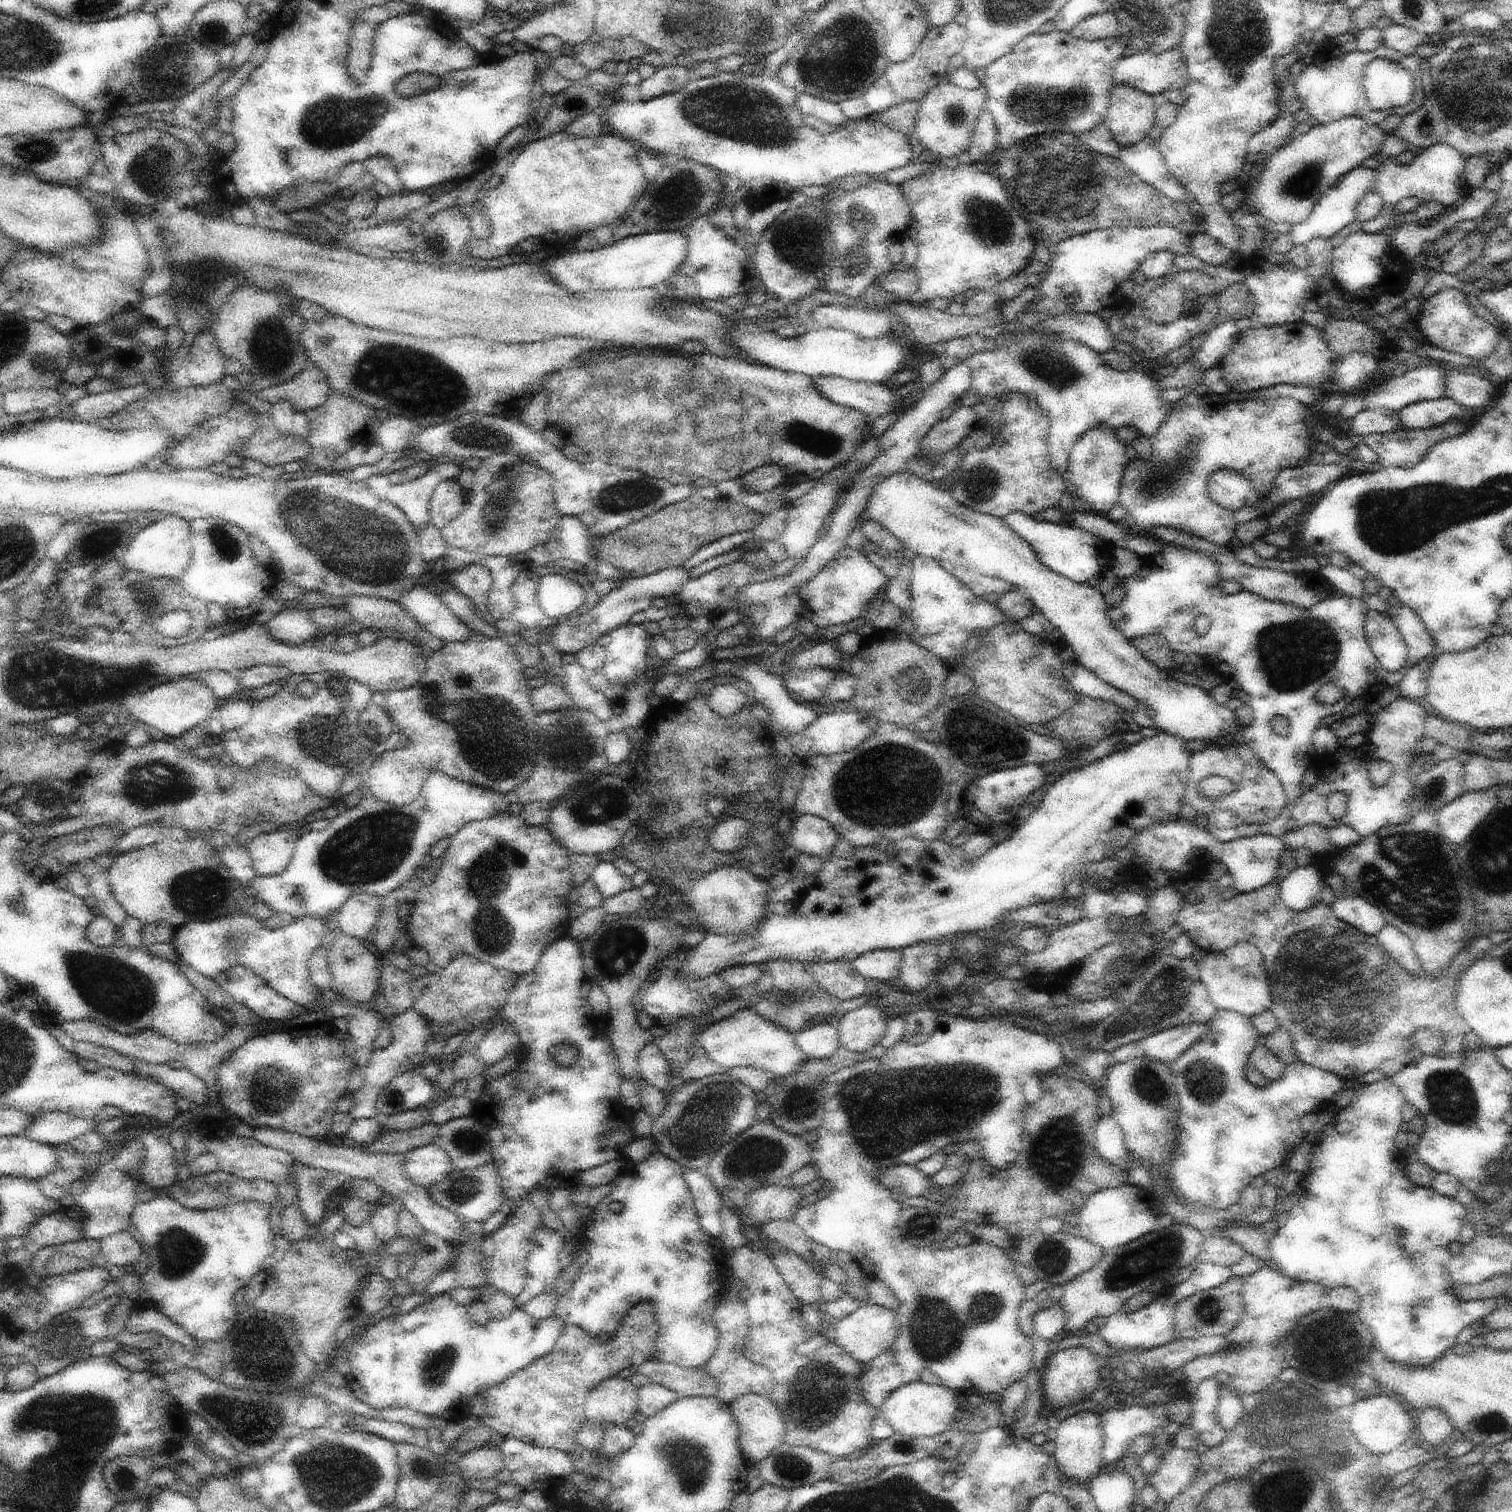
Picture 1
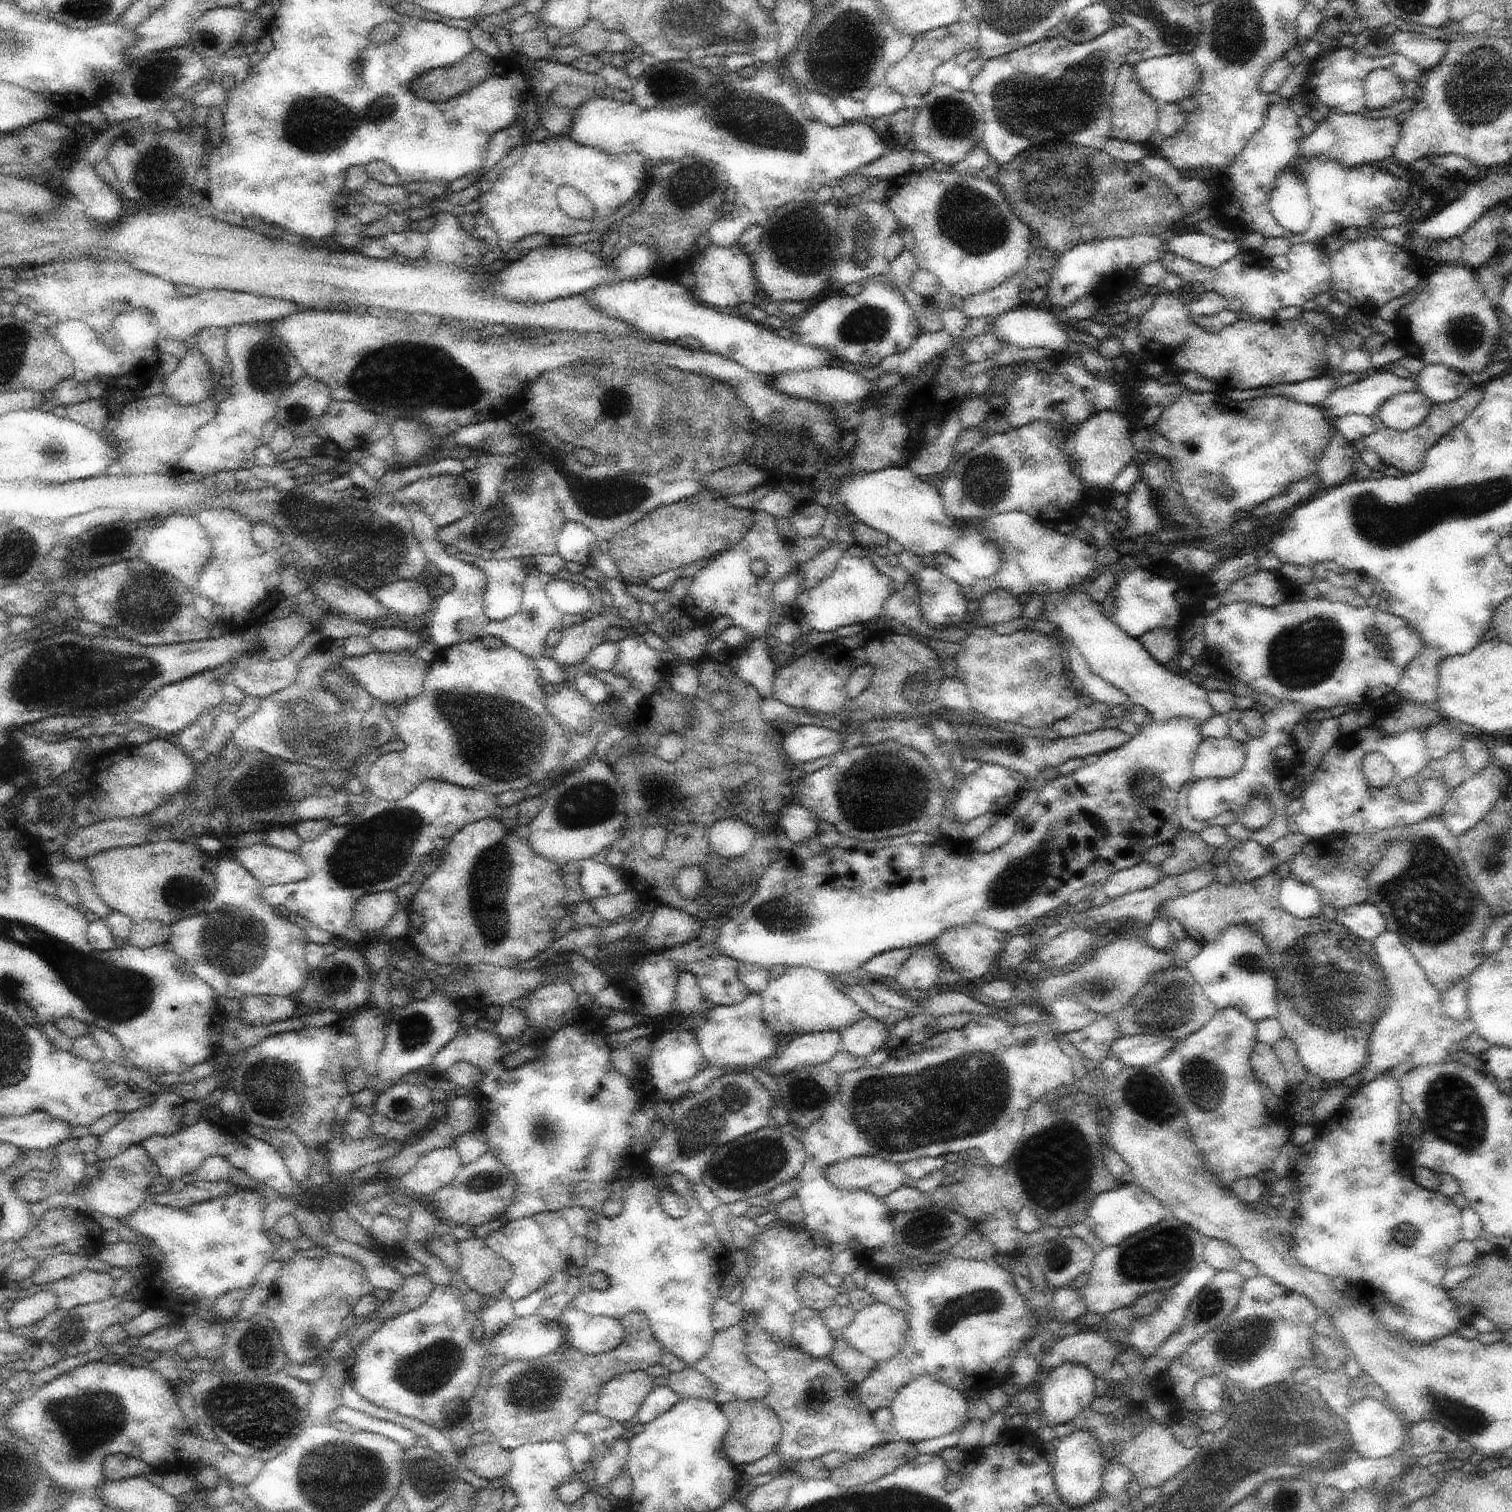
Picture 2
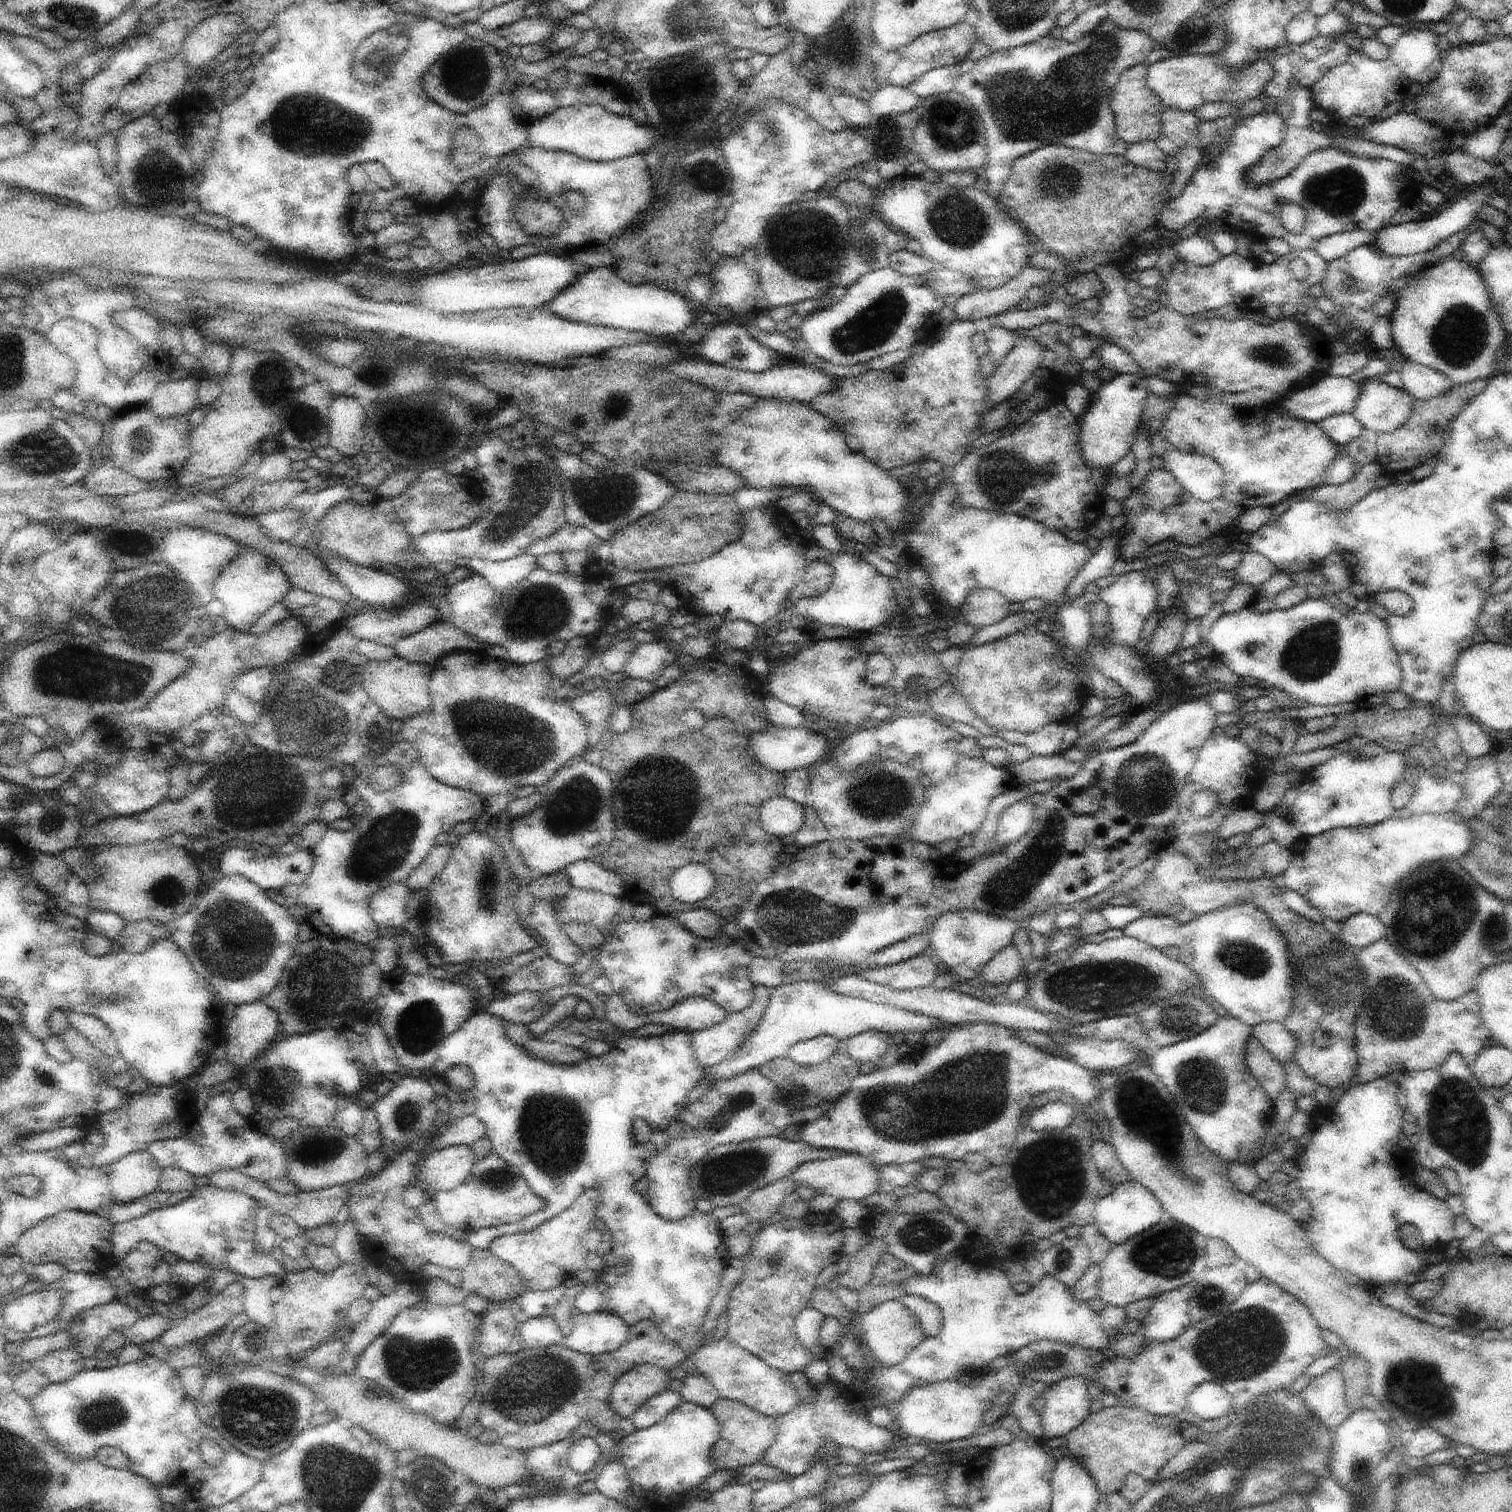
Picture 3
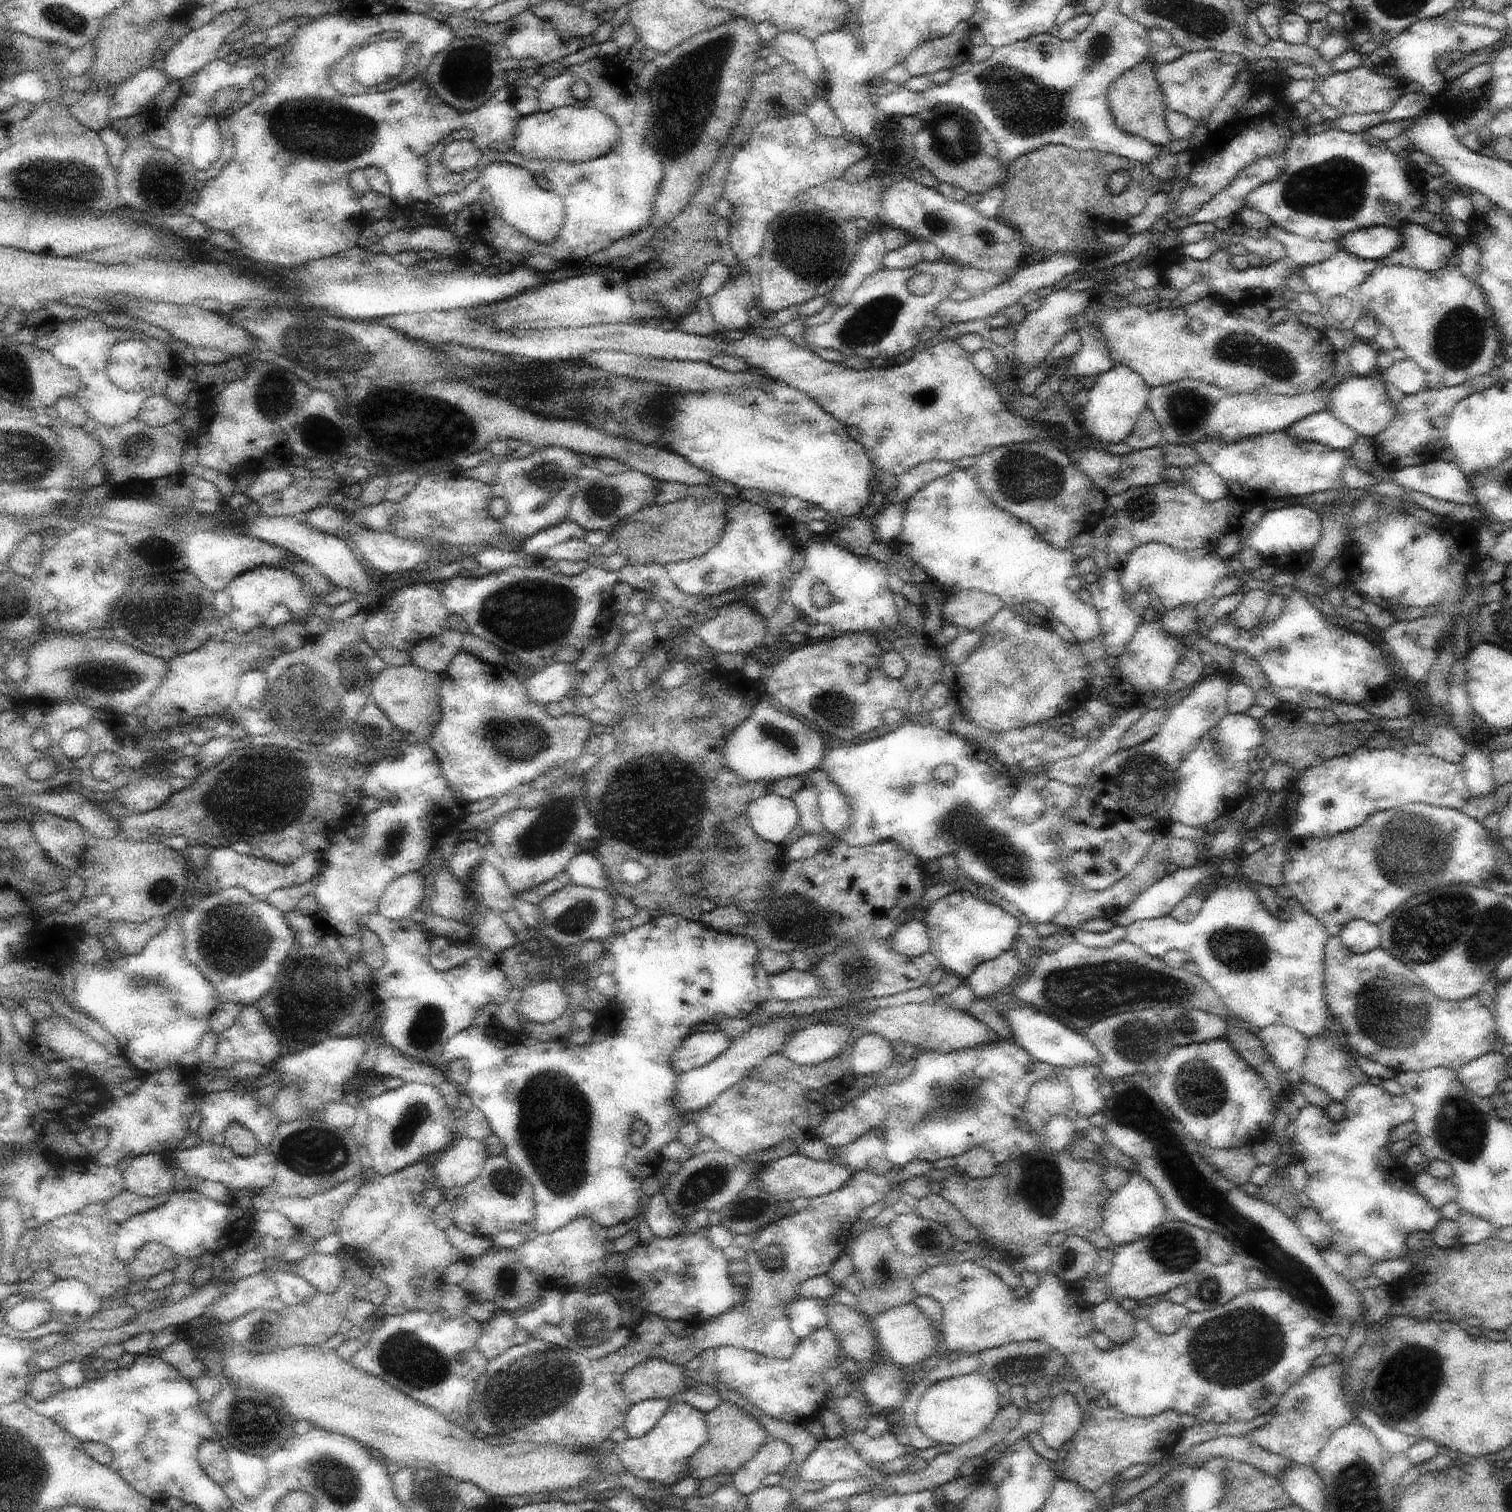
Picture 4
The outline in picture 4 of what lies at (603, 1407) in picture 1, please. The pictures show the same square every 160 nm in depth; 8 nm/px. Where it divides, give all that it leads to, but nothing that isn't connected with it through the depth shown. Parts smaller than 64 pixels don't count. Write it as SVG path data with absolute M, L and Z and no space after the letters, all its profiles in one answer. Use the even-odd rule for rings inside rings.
M652 1358L624 1376L622 1390L631 1405L647 1399L677 1399L686 1391L686 1377L683 1366Z

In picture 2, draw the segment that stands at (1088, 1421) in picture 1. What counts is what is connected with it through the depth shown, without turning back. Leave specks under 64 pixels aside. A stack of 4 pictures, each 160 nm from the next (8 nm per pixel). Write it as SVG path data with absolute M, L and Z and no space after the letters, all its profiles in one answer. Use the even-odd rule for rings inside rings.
M1077 1430L1067 1438L1061 1438L1056 1449L1056 1462L1053 1465L1053 1475L1056 1490L1069 1507L1080 1508L1092 1504L1101 1496L1102 1470L1106 1464L1104 1451L1097 1438L1085 1430Z

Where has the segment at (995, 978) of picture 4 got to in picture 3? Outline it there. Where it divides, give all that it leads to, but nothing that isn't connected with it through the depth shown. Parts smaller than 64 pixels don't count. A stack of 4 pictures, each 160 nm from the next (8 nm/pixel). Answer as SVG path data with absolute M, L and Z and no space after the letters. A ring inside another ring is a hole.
M1013 945L1003 948L981 972L985 984L1008 986L1014 979L1027 977L1026 965Z

